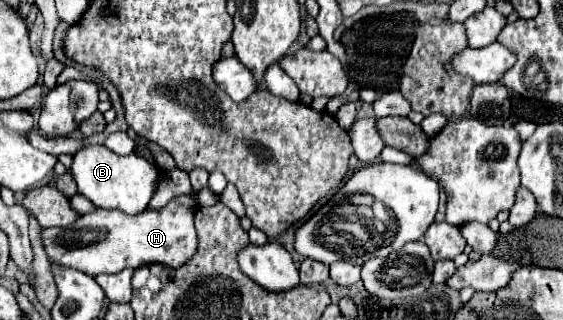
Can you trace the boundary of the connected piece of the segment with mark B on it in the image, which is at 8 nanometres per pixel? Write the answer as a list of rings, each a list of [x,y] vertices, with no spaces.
[[[101,144],[81,148],[73,156],[71,174],[79,186],[79,192],[85,194],[97,208],[121,210],[129,216],[135,216],[135,214],[141,214],[143,210],[147,210],[149,200],[155,194],[155,186],[159,180],[157,166],[151,160],[147,160],[145,156],[139,156],[135,152],[131,152],[127,156],[119,156]]]

